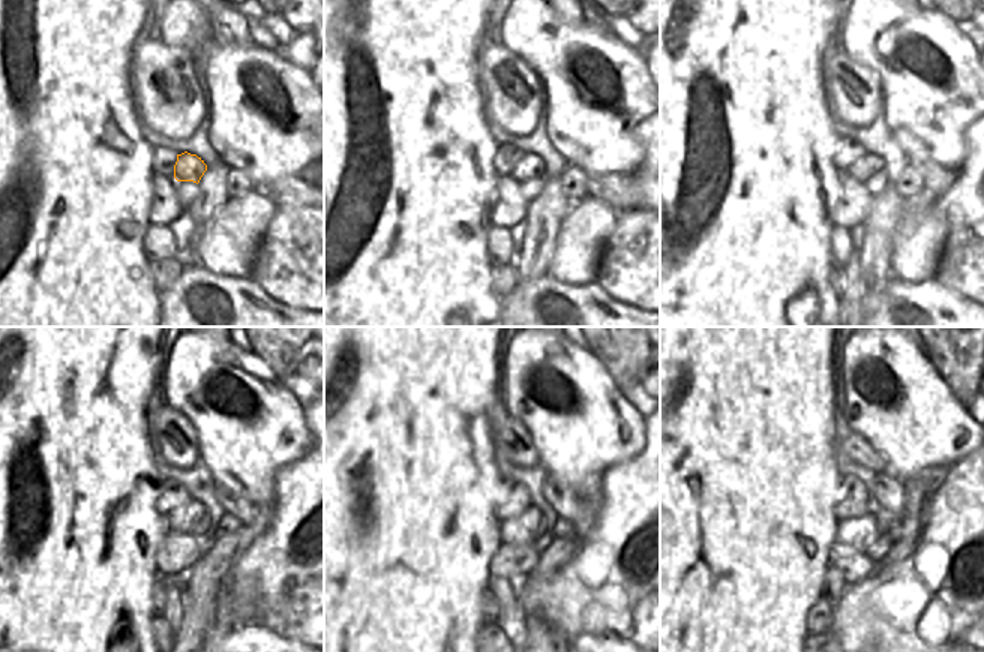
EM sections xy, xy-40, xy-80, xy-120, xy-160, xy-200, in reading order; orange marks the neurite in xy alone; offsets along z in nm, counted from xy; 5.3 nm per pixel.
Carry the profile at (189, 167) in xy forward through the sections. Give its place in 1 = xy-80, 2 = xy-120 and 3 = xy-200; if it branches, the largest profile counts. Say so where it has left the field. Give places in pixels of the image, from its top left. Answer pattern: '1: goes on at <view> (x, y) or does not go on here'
1: goes on at xy-80 (866, 167)
2: goes on at xy-120 (183, 520)
3: goes on at xy-200 (860, 532)

